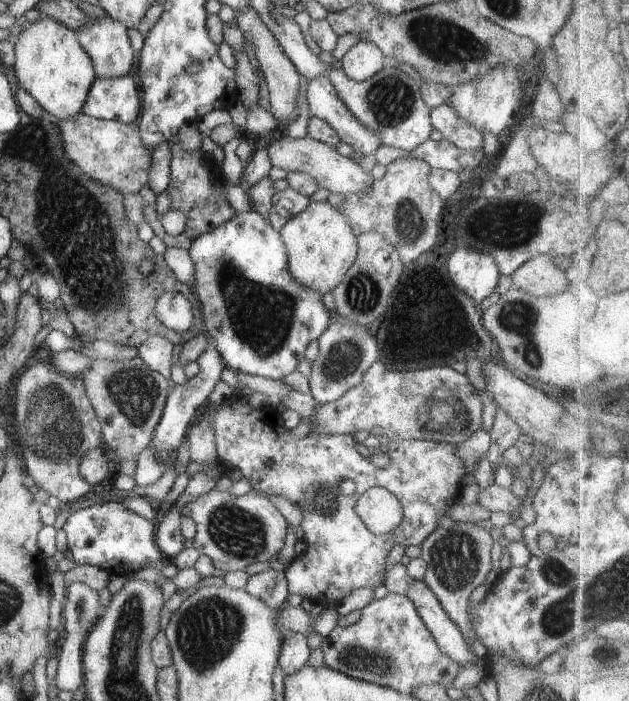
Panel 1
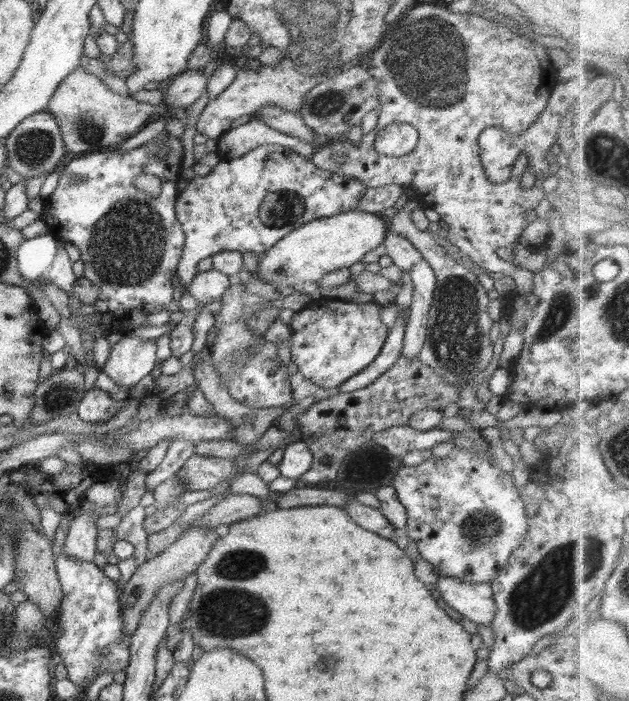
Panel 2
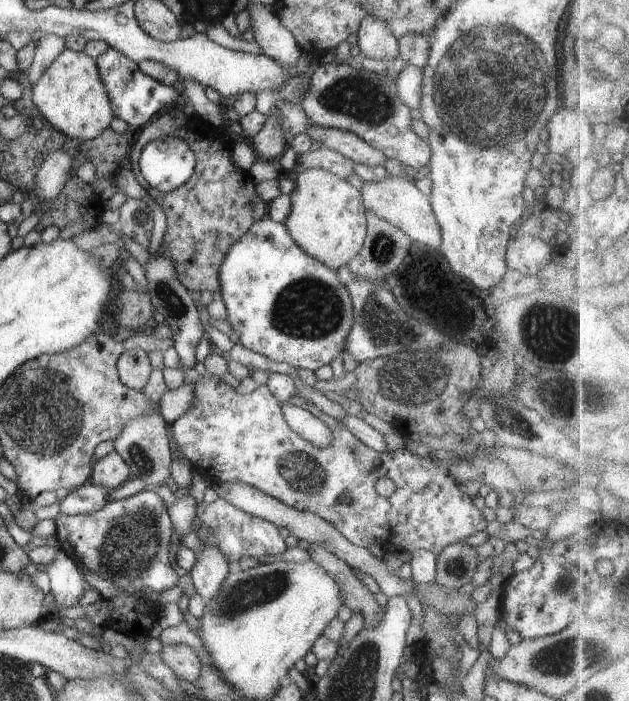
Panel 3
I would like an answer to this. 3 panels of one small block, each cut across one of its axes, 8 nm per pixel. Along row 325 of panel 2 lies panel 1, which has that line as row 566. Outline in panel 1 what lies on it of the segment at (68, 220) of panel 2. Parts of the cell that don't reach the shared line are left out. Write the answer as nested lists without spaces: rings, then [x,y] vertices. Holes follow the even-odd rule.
[[[110,501],[74,511],[62,530],[66,532],[67,548],[78,565],[94,565],[111,575],[129,577],[131,572],[154,565],[162,558],[154,538],[157,525],[132,512],[122,503]]]

